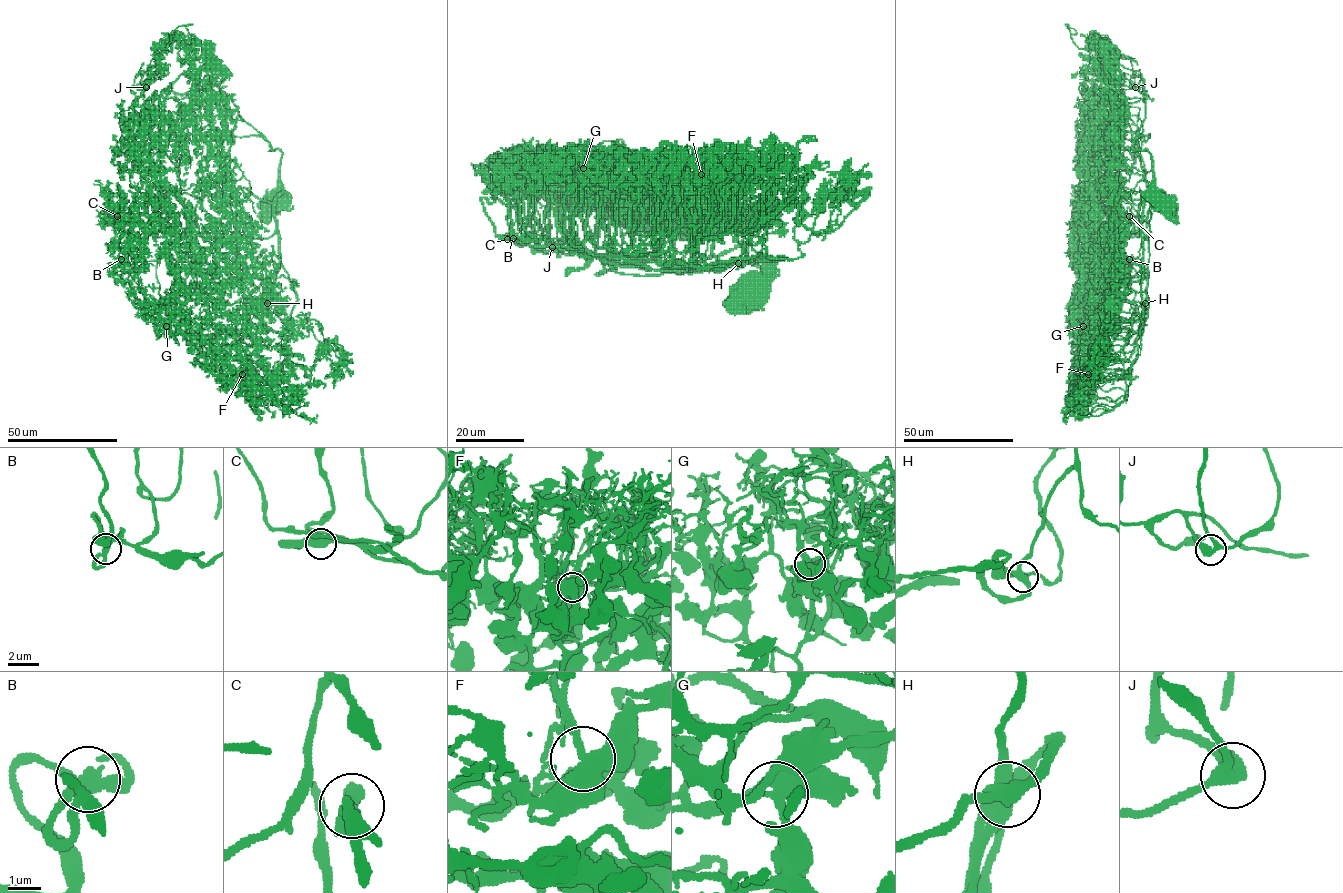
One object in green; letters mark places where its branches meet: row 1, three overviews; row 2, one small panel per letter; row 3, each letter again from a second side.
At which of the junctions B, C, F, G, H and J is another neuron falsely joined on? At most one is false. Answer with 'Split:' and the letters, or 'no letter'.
Split: no letter

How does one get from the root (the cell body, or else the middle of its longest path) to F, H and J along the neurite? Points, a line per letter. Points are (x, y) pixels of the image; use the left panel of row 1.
F: (279, 201), (283, 192), (274, 204), (279, 269), (246, 307), (237, 303), (248, 321), (239, 344), (242, 374)
H: (279, 201), (283, 192), (274, 204), (280, 265), (249, 298), (251, 311), (260, 317), (261, 307), (267, 303)
J: (279, 201), (283, 192), (268, 202), (231, 188), (211, 146), (191, 126), (166, 121), (146, 105), (146, 87)

